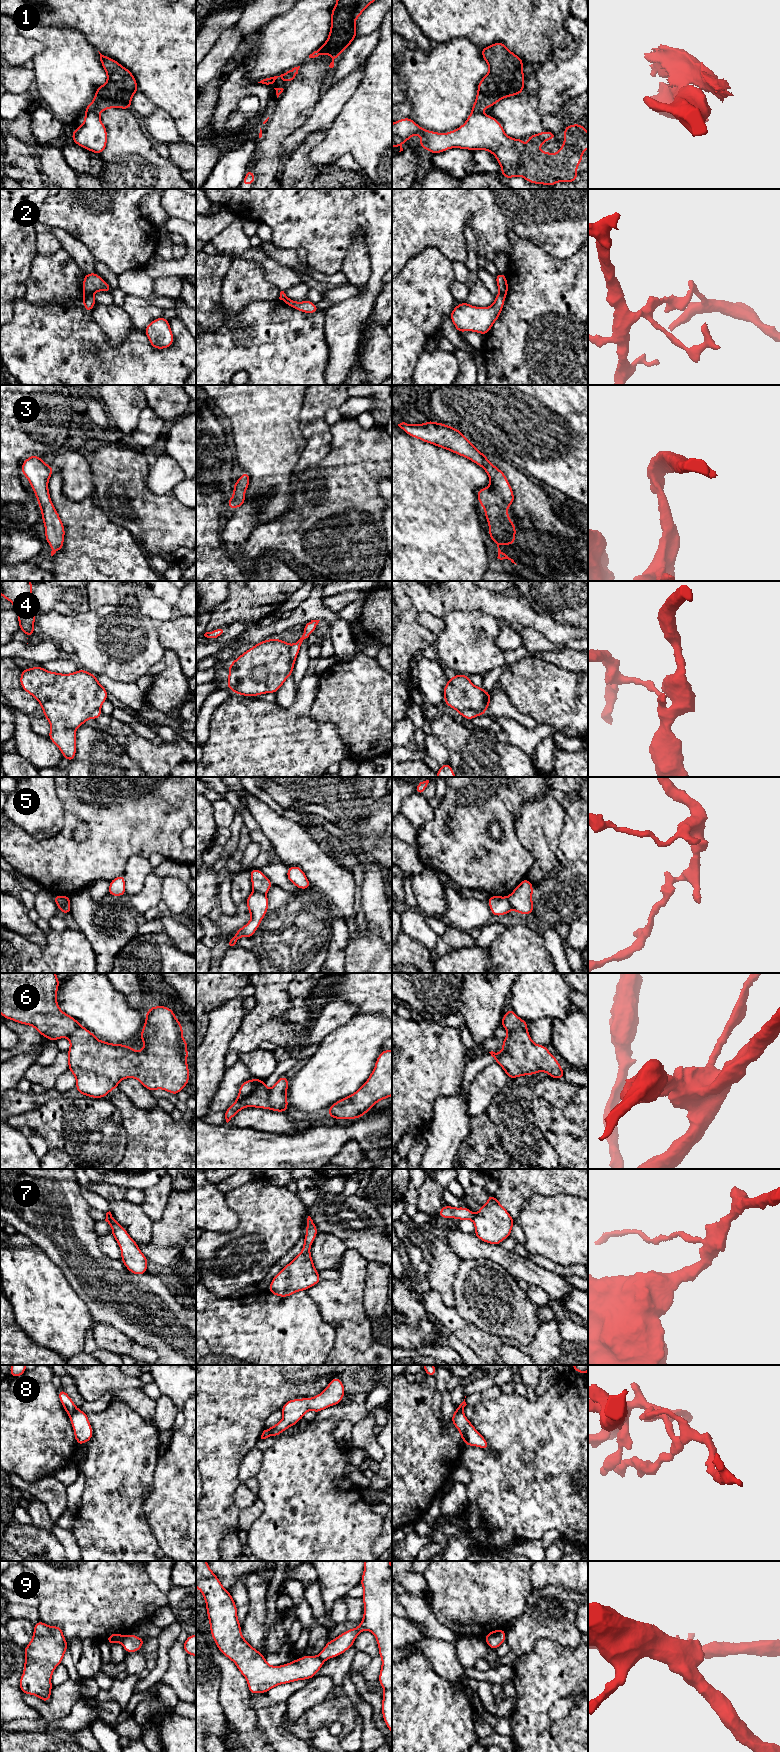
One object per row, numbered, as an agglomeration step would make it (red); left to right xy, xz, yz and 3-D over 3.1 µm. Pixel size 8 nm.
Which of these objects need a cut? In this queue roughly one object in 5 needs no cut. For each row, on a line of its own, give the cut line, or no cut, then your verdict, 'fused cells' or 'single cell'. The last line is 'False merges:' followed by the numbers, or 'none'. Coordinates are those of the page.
1: cut xy (85, 113), (92, 112), (98, 115); fused cells
2: cut xy (84, 292), (92, 295); fused cells
3: cut none; single cell
4: cut yz (457, 710), (475, 710), (482, 715); fused cells
5: cut xz (253, 890), (265, 894); fused cells
6: cut xz (270, 1089), (268, 1108); fused cells
7: cut xz (308, 1250), (302, 1252); fused cells
8: cut xy (76, 1408), (69, 1415); fused cells
9: cut xy (125, 1636), (122, 1642); fused cells
False merges: 1, 2, 4, 5, 6, 7, 8, 9

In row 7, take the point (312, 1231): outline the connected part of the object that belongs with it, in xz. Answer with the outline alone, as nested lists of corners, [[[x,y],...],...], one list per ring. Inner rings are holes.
[[[308,1216],[307,1218],[306,1229],[307,1229],[307,1232],[304,1237],[302,1252],[307,1252],[310,1250],[312,1243],[318,1233],[317,1227],[310,1216]]]

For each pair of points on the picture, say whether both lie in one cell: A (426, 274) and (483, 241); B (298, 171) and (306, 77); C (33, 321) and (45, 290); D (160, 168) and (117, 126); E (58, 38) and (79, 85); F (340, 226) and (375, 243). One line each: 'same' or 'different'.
A: different
B: different
C: different
D: same
E: same
F: same

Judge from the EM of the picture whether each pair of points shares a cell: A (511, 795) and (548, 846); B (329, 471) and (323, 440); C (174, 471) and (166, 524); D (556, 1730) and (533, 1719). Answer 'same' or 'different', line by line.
A: different
B: different
C: different
D: same

